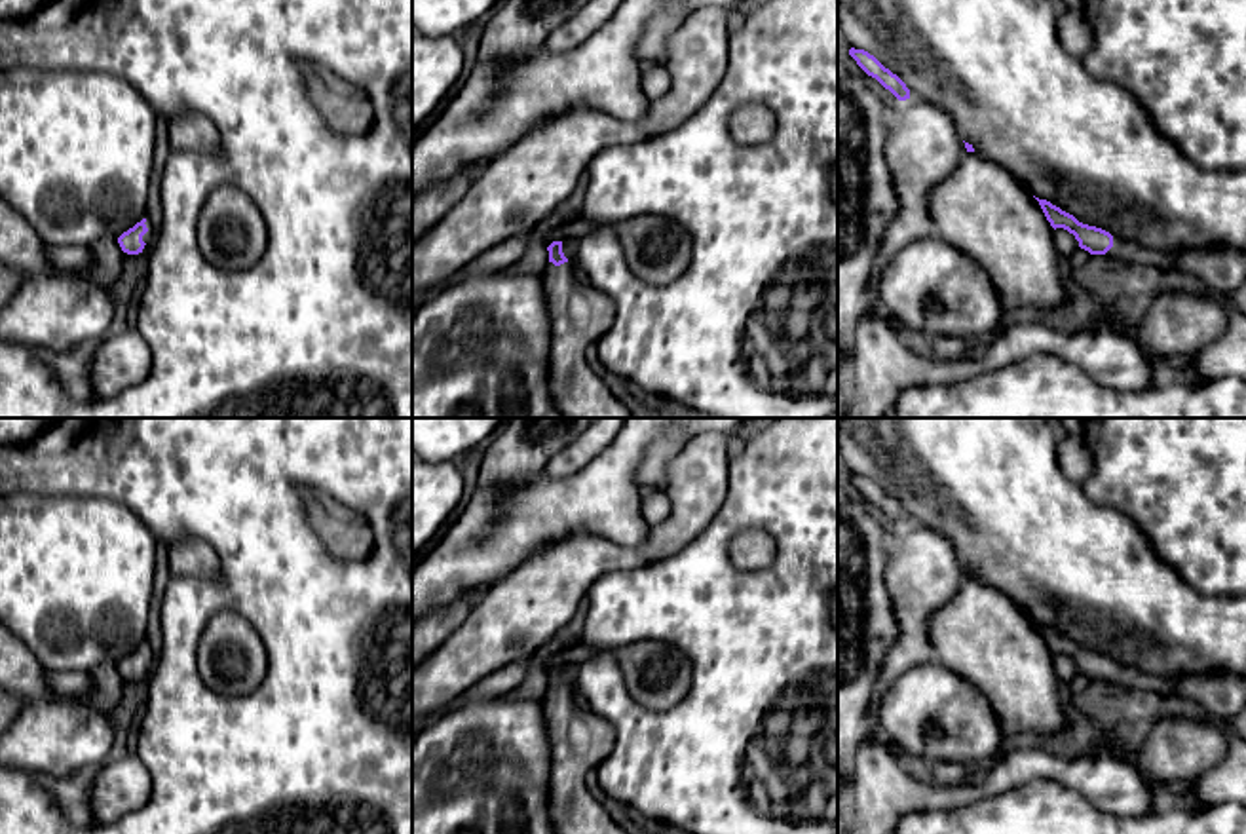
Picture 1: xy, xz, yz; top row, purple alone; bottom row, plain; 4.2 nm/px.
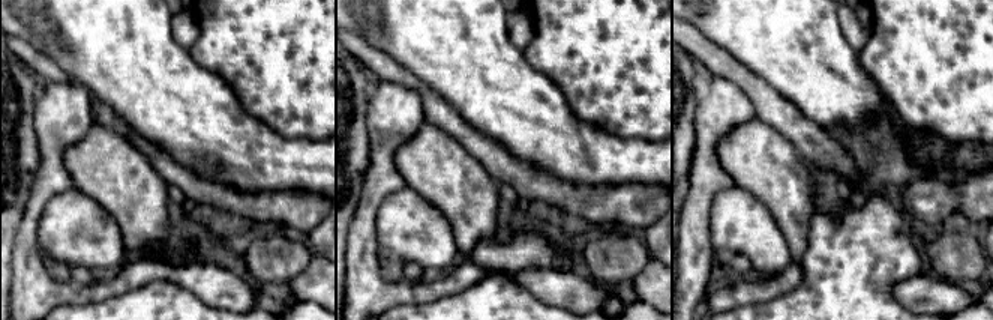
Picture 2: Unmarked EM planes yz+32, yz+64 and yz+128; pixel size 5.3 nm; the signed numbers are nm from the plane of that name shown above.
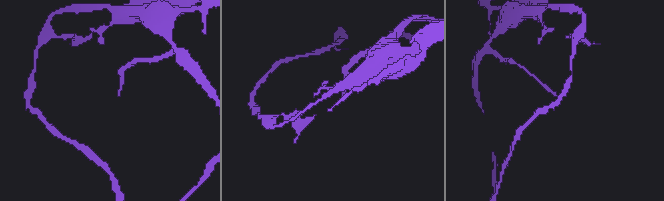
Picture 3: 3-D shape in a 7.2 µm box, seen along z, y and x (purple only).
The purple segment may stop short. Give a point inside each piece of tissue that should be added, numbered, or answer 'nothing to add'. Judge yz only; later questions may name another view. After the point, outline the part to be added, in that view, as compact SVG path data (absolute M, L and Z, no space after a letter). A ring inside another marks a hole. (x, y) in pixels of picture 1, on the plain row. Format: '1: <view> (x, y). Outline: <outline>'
1: yz (1220, 694). Outline: M1113 661L1113 673L1105 680L1117 688L1124 688L1130 695L1189 697L1227 730L1233 728L1235 718L1246 707L1246 676L1229 673L1166 678Z

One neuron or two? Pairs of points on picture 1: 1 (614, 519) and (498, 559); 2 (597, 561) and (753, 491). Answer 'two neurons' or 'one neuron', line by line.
1: one neuron
2: two neurons

